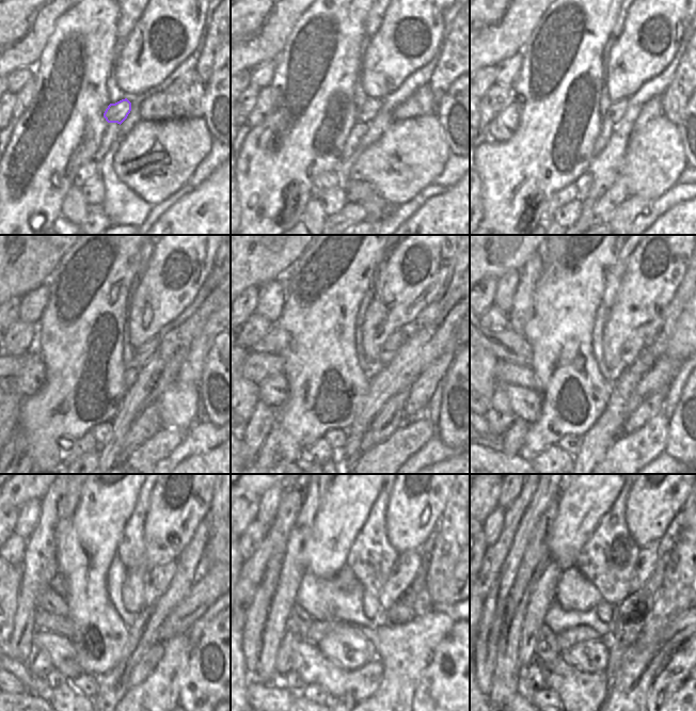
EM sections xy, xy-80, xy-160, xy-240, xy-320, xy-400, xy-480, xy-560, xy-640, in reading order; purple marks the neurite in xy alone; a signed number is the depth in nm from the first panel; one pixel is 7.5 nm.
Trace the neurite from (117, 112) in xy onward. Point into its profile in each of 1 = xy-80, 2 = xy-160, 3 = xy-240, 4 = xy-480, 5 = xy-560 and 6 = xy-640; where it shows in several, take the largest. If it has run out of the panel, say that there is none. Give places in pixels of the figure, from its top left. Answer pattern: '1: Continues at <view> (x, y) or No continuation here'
1: Continues at xy-80 (370, 108)
2: Continues at xy-160 (616, 111)
3: Continues at xy-240 (142, 354)
4: Continues at xy-480 (157, 580)
5: Continues at xy-560 (406, 567)
6: Continues at xy-640 (646, 562)

